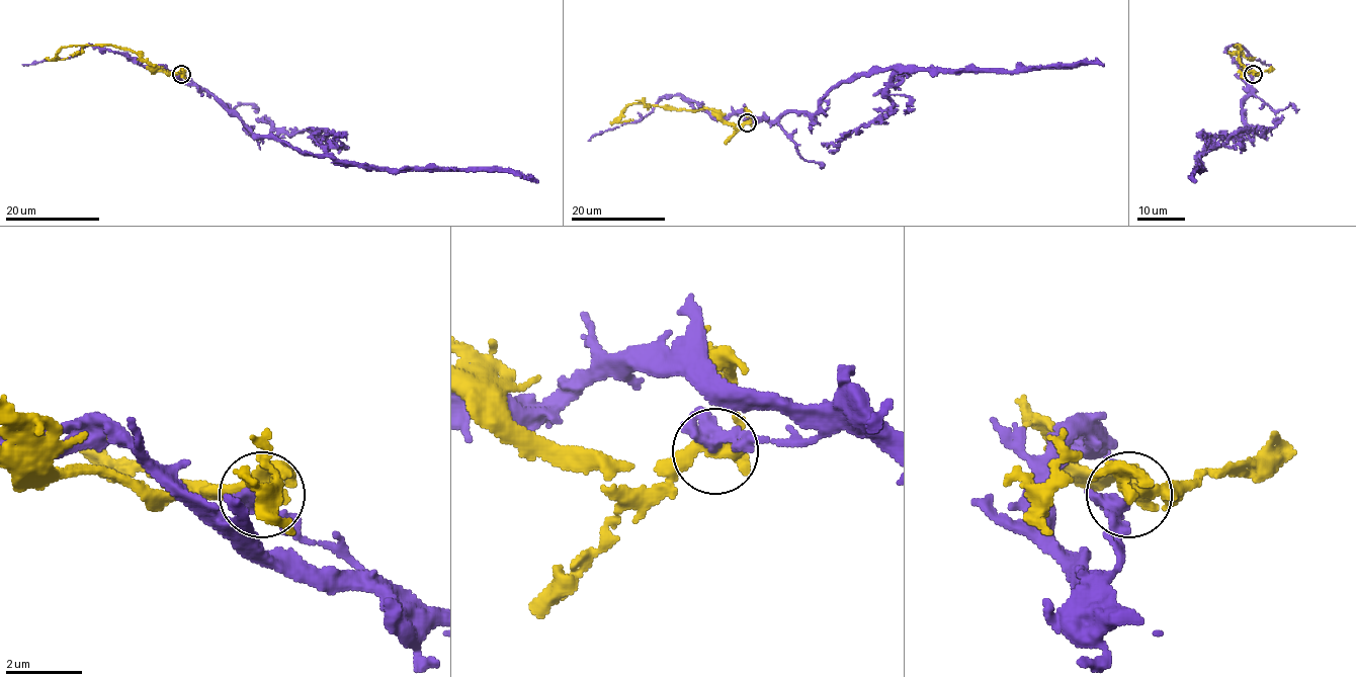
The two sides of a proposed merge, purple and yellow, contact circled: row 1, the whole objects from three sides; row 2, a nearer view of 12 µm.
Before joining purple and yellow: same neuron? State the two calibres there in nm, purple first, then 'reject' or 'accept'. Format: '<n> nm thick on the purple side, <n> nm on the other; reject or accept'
440 nm thick on the purple side, 380 nm on the other; reject

